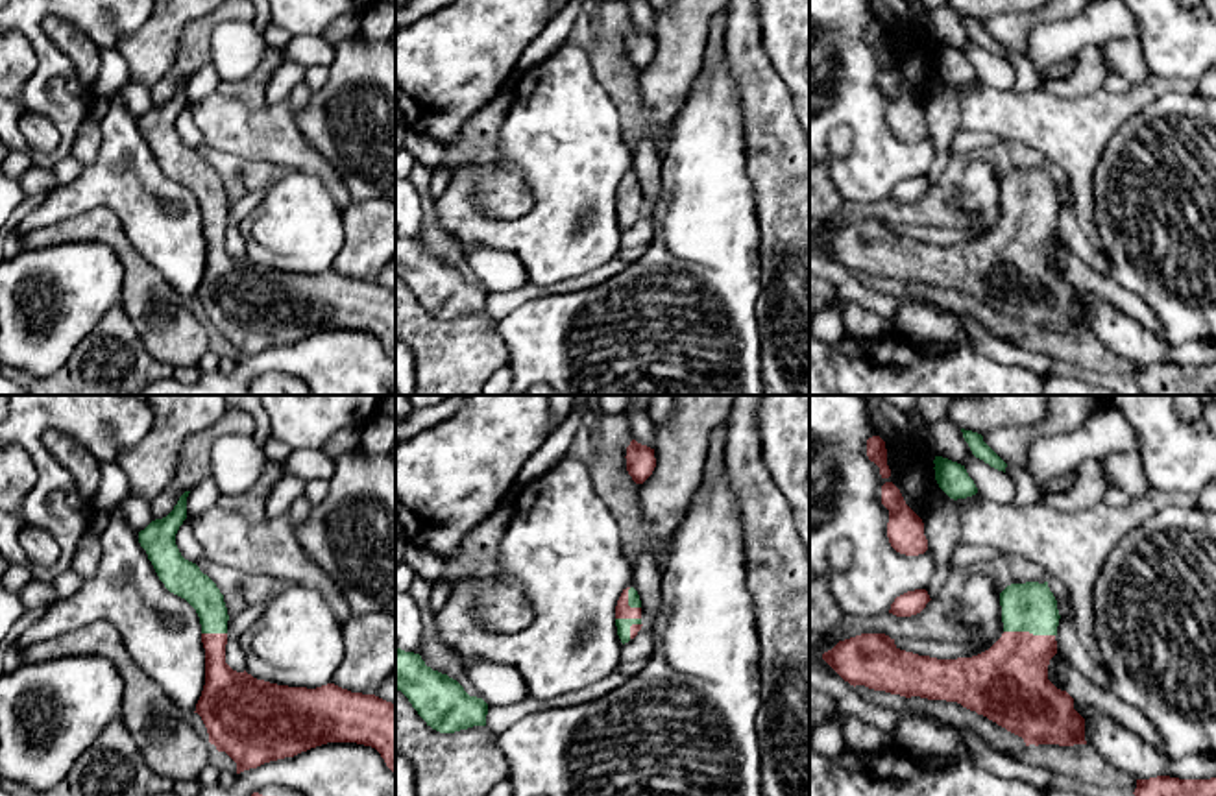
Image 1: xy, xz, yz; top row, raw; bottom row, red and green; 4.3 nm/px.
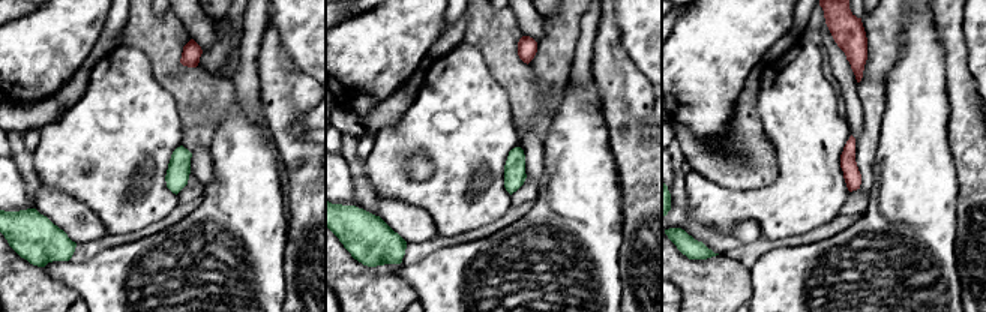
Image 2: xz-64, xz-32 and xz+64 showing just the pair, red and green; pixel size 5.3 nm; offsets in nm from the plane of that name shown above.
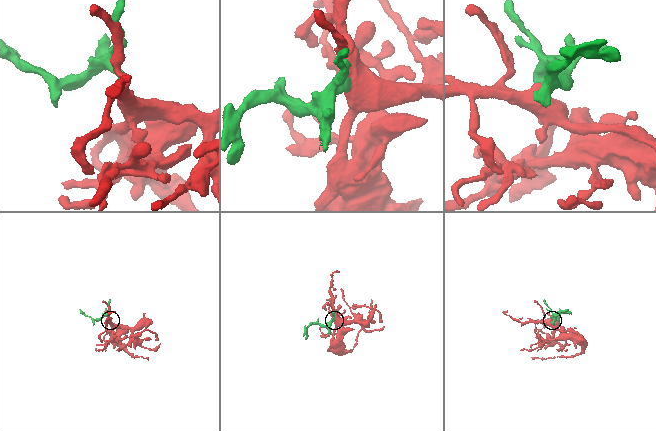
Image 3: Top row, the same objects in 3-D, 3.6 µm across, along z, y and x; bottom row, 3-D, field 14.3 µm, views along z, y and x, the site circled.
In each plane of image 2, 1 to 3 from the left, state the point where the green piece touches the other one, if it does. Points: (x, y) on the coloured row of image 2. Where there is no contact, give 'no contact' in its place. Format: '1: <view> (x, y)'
1: no contact
2: no contact
3: no contact

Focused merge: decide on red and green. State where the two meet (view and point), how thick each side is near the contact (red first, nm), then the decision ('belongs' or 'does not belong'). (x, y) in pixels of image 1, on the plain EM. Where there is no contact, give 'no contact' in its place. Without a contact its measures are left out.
yz (1028, 218) | 340/220 nm | belongs

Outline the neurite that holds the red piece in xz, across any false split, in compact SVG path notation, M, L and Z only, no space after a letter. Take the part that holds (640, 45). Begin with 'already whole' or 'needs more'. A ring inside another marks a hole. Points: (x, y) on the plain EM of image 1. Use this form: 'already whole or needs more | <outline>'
already whole | M630 28L626 33L626 57L636 70L643 70L656 54L654 35Z

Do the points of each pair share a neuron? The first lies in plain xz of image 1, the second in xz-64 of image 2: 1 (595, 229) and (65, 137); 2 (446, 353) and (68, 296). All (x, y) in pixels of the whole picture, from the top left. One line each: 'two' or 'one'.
1: one
2: one

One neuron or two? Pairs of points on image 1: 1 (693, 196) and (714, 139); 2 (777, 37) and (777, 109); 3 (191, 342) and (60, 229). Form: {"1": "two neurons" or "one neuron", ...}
{"1": "one neuron", "2": "two neurons", "3": "one neuron"}

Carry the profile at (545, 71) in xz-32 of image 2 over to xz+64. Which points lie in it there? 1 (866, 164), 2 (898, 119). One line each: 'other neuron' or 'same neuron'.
1: same neuron
2: other neuron

